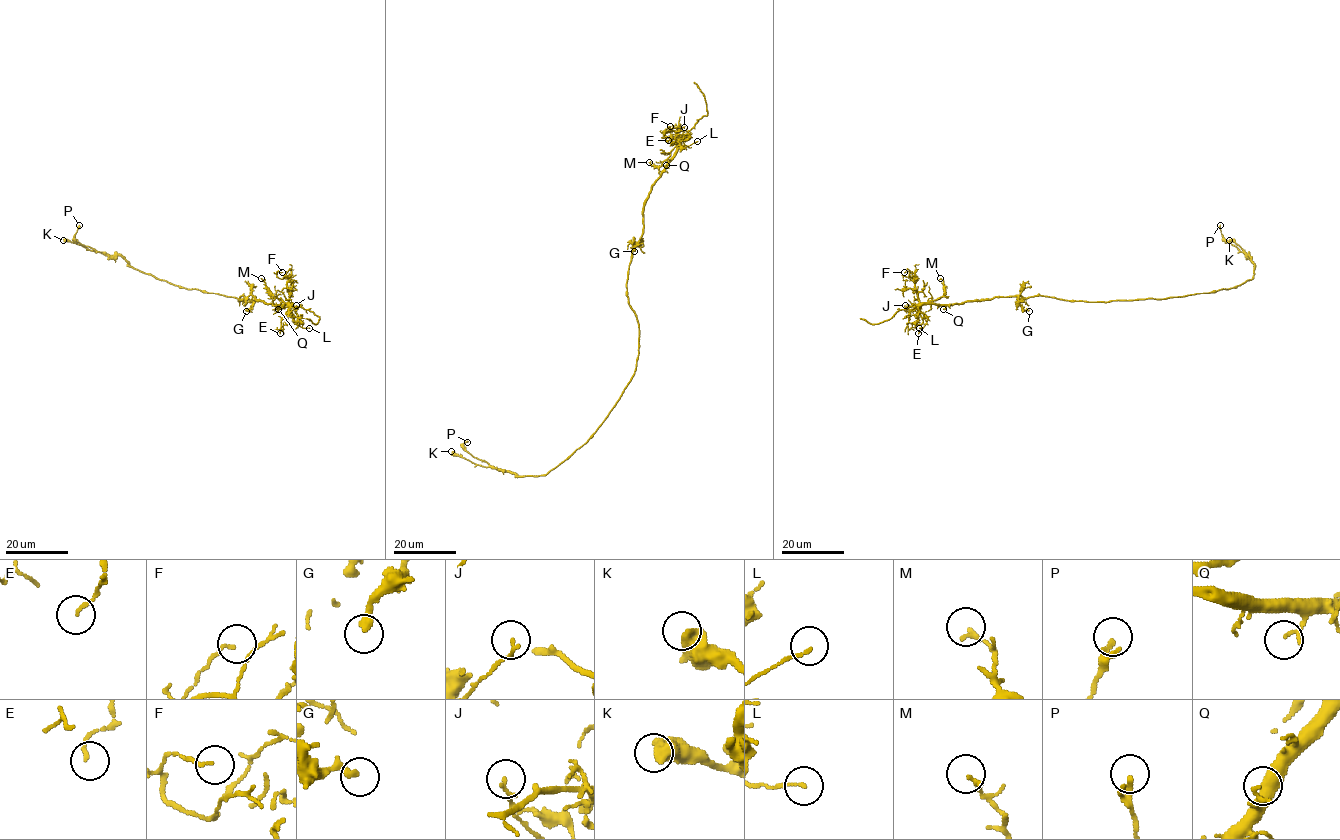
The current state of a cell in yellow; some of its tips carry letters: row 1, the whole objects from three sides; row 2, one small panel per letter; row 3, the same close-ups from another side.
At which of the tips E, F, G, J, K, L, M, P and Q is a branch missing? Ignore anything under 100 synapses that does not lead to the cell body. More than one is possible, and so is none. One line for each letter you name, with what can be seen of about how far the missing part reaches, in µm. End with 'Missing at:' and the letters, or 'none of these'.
Missing at: none of these

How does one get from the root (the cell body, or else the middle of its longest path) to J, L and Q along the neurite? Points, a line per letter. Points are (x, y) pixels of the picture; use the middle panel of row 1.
J: (638, 336), (627, 291), (632, 246), (642, 233), (651, 185), (676, 150), (677, 131), (684, 127)
L: (638, 336), (627, 281), (632, 246), (642, 233), (644, 202), (677, 141), (682, 149), (697, 141)
Q: (638, 336), (637, 316), (628, 301), (627, 271), (632, 246), (642, 233), (645, 200), (666, 165)

